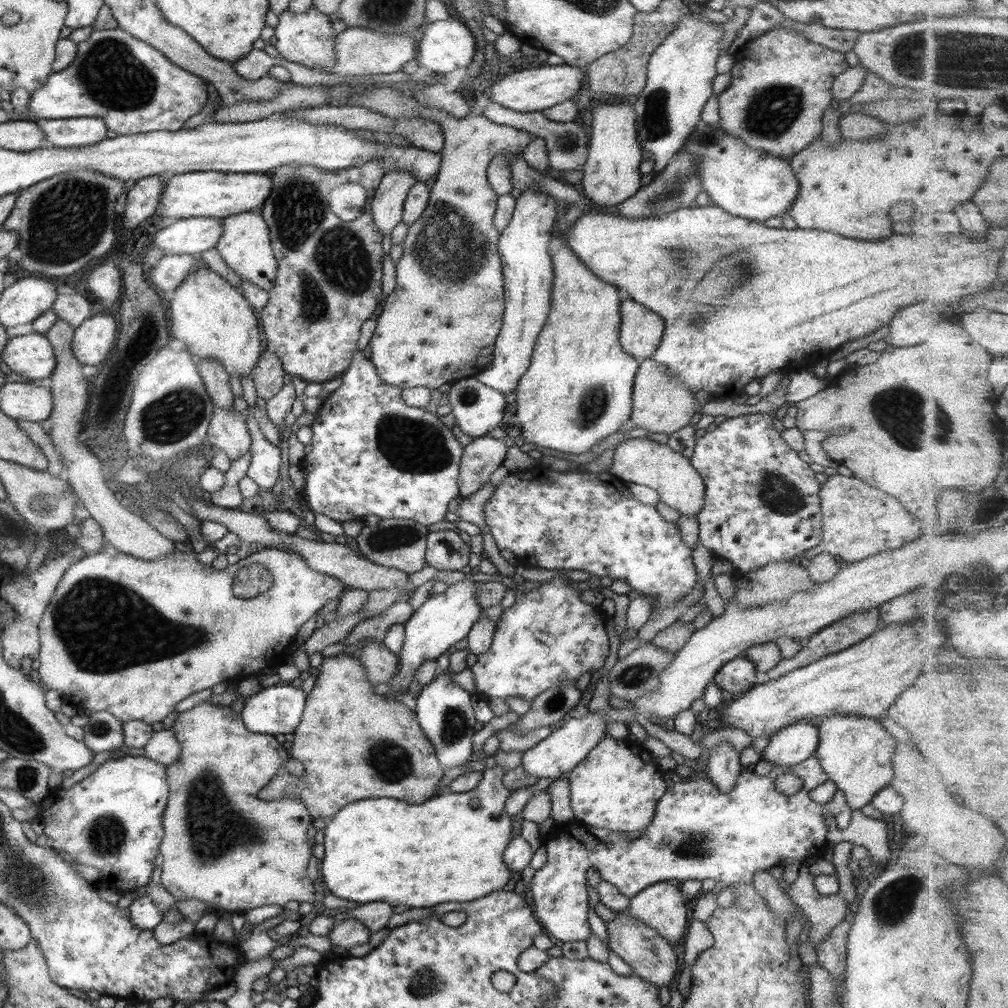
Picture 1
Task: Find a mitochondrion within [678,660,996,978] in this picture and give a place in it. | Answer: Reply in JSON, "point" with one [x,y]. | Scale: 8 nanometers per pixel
{"point":[893,905]}

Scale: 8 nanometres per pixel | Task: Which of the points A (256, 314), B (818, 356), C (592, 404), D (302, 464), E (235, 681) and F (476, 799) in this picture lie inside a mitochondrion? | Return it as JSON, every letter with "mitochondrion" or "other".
{"A":"other","B":"other","C":"mitochondrion","D":"other","E":"other","F":"other"}

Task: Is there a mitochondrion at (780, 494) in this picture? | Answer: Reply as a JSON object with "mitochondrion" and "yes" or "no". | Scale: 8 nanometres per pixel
{"mitochondrion":"yes"}

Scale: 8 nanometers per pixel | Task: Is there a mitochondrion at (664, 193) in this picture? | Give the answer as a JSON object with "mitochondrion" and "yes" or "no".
{"mitochondrion":"yes"}

